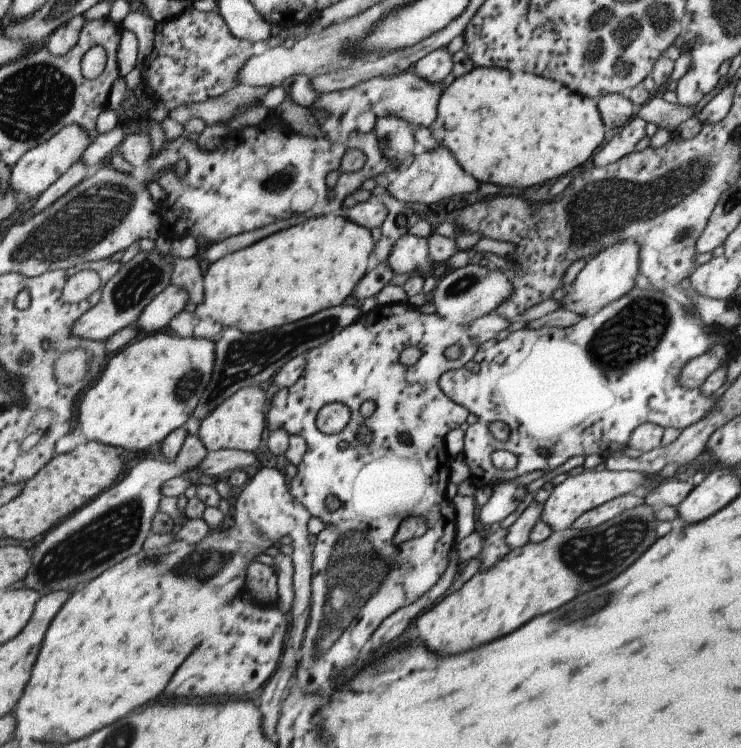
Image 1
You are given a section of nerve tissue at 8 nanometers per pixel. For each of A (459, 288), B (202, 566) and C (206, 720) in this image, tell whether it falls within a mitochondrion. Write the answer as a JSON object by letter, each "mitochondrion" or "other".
{"A":"mitochondrion","B":"mitochondrion","C":"other"}

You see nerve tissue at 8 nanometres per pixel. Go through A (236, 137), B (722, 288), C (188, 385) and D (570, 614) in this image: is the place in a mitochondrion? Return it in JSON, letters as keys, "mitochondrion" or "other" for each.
{"A":"other","B":"other","C":"mitochondrion","D":"mitochondrion"}

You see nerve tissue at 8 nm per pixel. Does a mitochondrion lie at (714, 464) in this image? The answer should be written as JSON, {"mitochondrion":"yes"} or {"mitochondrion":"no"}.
{"mitochondrion":"no"}

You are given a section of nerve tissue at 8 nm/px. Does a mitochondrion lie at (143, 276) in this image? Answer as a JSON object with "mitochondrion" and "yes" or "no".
{"mitochondrion":"yes"}

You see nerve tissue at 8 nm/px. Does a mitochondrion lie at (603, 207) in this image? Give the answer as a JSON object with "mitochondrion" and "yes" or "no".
{"mitochondrion":"yes"}

